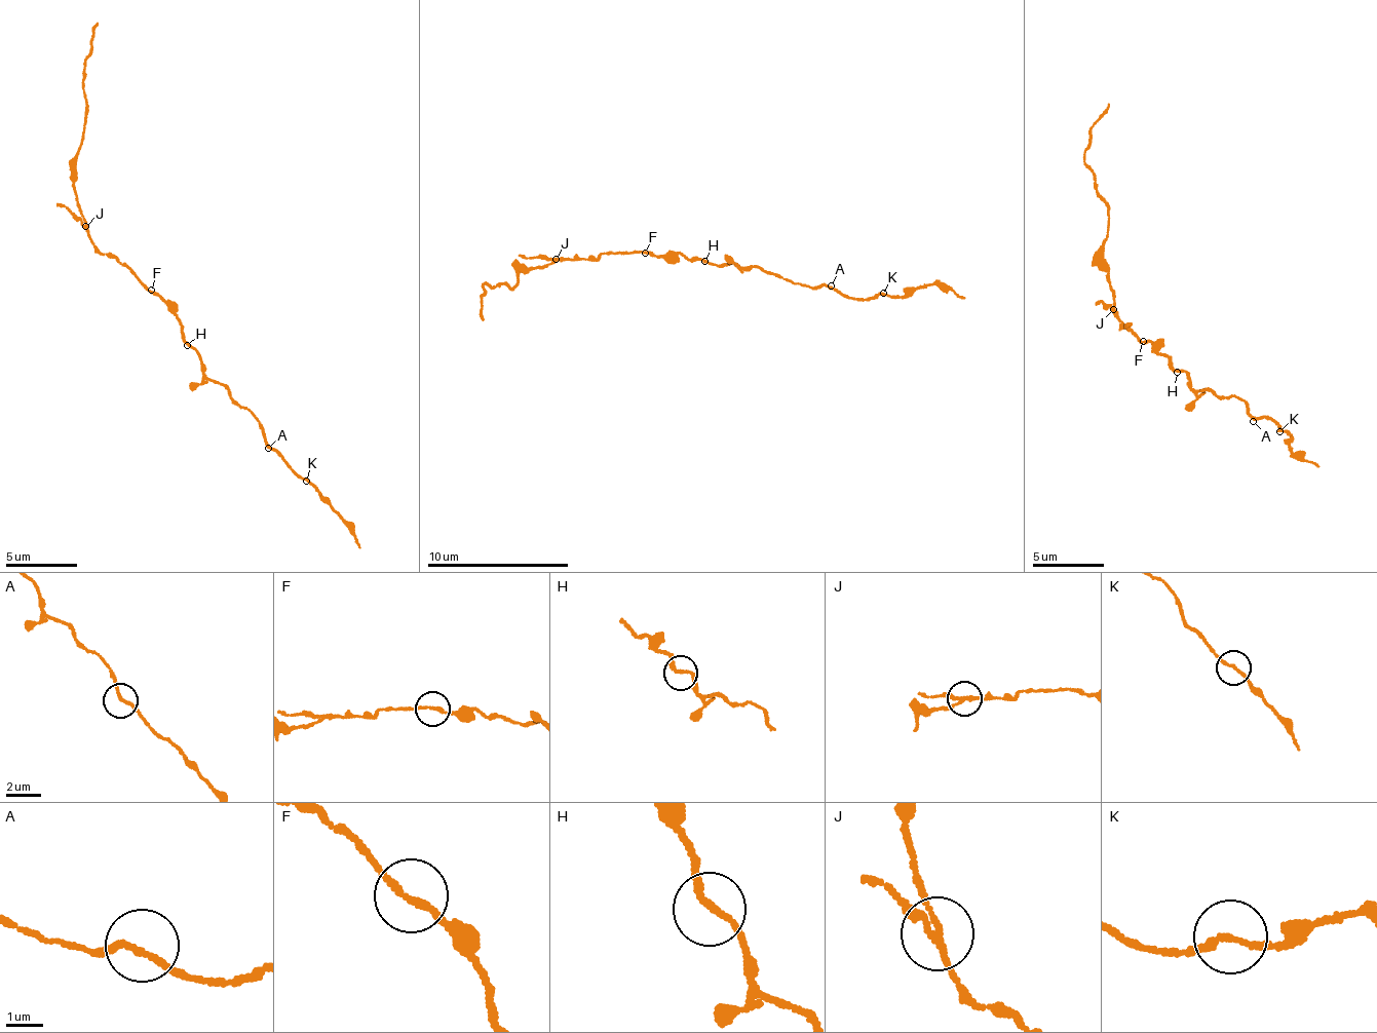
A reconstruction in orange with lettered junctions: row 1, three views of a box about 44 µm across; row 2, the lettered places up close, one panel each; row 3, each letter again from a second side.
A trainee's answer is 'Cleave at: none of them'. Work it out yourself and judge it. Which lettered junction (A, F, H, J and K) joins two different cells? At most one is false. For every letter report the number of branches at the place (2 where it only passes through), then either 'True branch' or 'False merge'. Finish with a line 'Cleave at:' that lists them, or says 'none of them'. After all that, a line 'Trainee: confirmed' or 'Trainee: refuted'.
A: Branches: 2. True branch
F: Branches: 2. True branch
H: Branches: 2. True branch
J: Branches: 3. False merge
K: Branches: 2. True branch
Cleave at: J
Trainee: refuted

